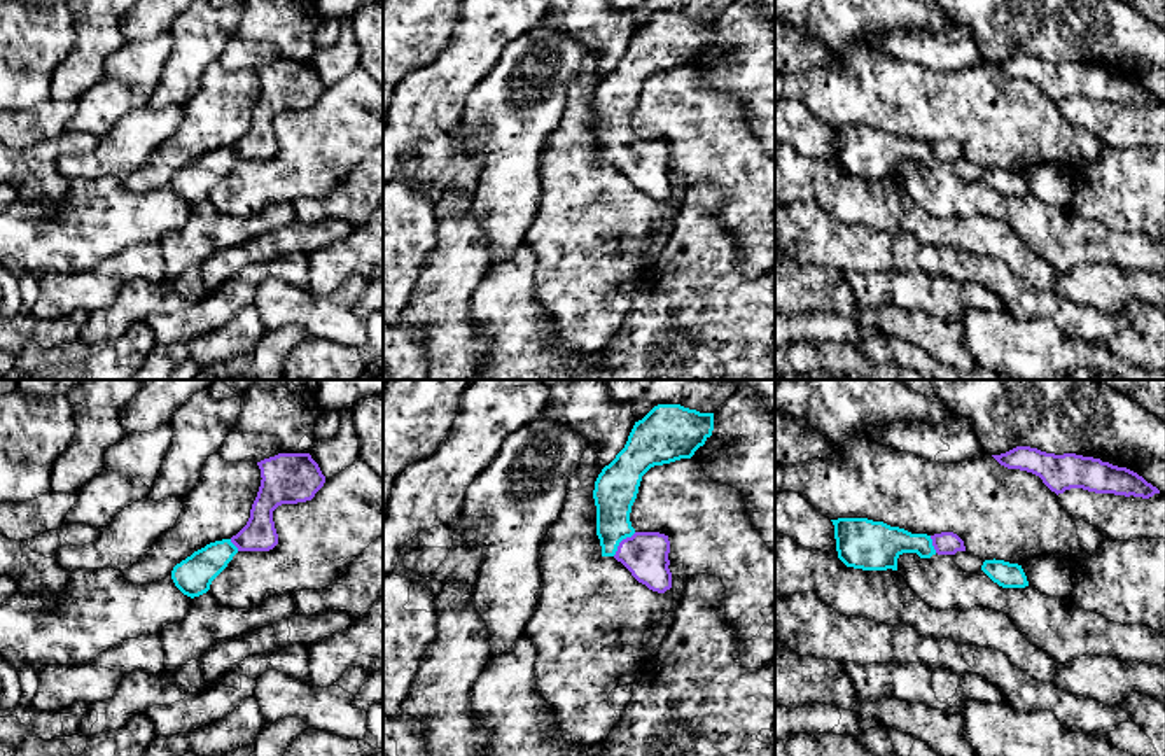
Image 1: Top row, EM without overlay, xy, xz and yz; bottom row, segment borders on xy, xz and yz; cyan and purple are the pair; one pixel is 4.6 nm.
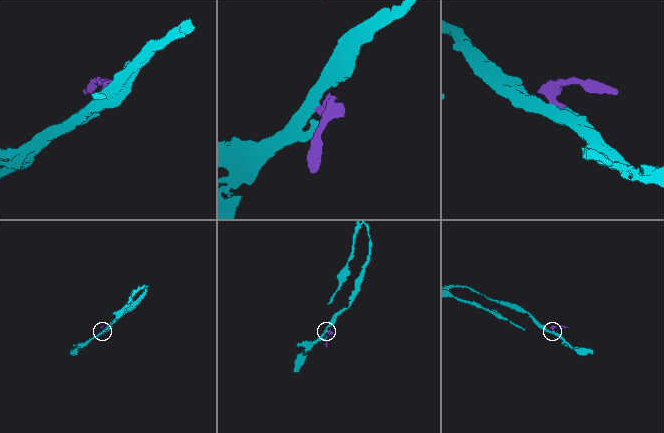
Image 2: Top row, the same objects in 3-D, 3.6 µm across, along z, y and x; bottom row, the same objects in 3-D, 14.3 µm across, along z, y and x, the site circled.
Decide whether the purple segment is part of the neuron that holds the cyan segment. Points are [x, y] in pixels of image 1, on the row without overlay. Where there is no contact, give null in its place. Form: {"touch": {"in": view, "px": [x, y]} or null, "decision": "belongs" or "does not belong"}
{"touch": {"in": "xz", "px": [621, 147]}, "decision": "belongs"}

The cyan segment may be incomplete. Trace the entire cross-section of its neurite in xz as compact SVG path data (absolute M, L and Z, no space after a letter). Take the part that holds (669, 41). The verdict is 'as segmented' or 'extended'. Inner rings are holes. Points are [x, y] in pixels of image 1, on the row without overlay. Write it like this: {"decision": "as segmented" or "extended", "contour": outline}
{"decision": "extended", "contour": "M658 12L635 30L624 56L595 89L596 144L602 164L614 164L649 198L672 196L670 149L659 140L637 140L630 121L642 84L654 74L691 66L714 38L714 21L680 12Z"}

